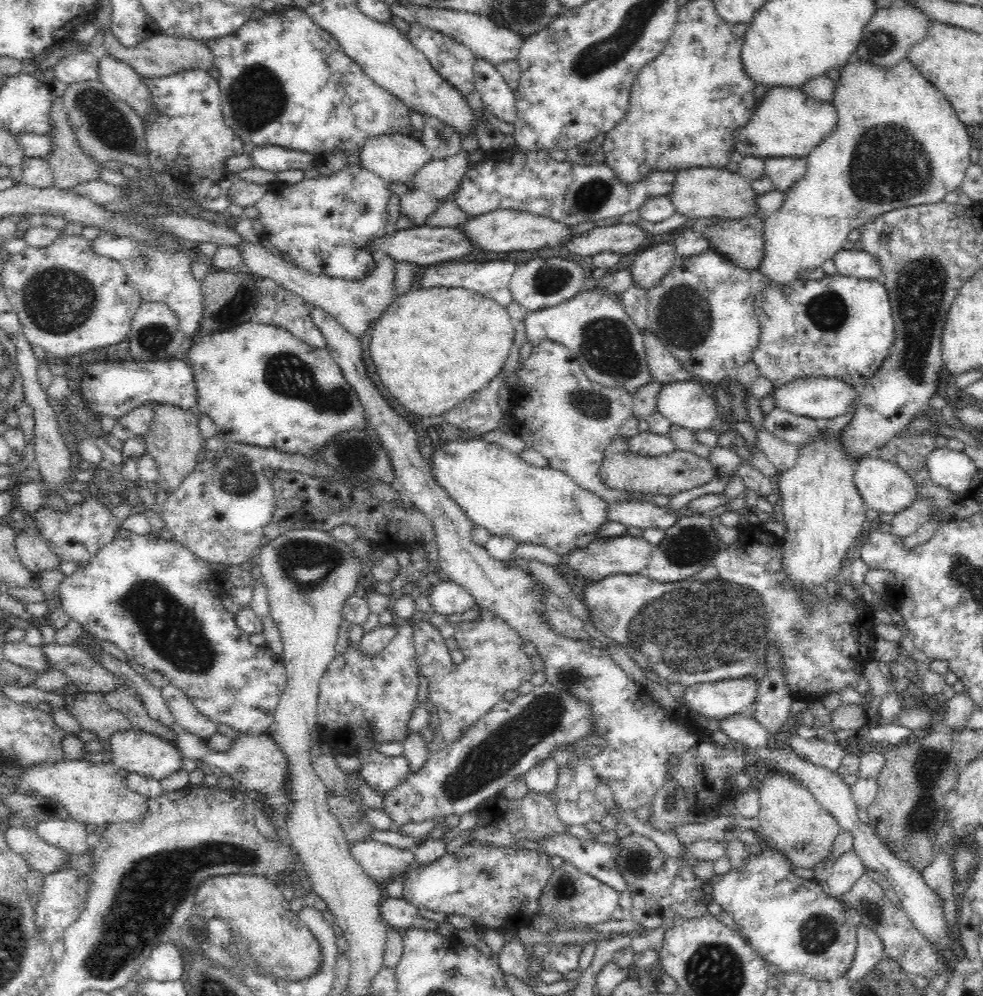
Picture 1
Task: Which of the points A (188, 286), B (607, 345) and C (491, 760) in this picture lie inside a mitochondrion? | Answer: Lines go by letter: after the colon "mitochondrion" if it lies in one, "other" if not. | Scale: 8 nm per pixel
A: other
B: mitochondrion
C: mitochondrion

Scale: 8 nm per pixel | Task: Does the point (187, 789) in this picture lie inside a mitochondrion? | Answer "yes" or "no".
no

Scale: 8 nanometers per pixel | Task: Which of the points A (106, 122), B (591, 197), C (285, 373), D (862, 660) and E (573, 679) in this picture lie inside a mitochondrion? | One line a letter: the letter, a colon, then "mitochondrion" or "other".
A: mitochondrion
B: mitochondrion
C: mitochondrion
D: other
E: mitochondrion

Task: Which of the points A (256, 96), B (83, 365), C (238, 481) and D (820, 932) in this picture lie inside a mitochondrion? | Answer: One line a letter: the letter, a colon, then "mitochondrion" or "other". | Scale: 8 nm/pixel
A: mitochondrion
B: other
C: mitochondrion
D: mitochondrion

